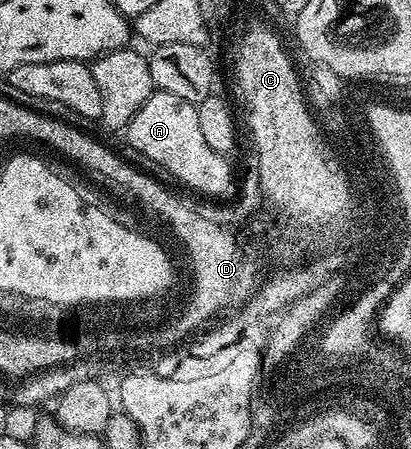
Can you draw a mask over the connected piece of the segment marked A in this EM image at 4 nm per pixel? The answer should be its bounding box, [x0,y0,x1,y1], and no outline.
[126,91,238,198]

